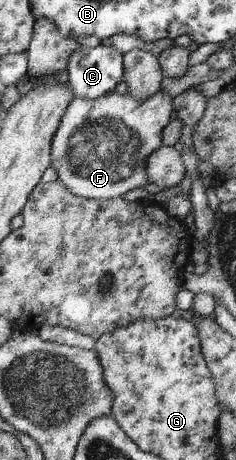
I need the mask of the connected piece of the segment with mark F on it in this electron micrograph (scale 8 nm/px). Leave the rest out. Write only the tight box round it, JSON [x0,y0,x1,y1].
[51,90,174,200]

